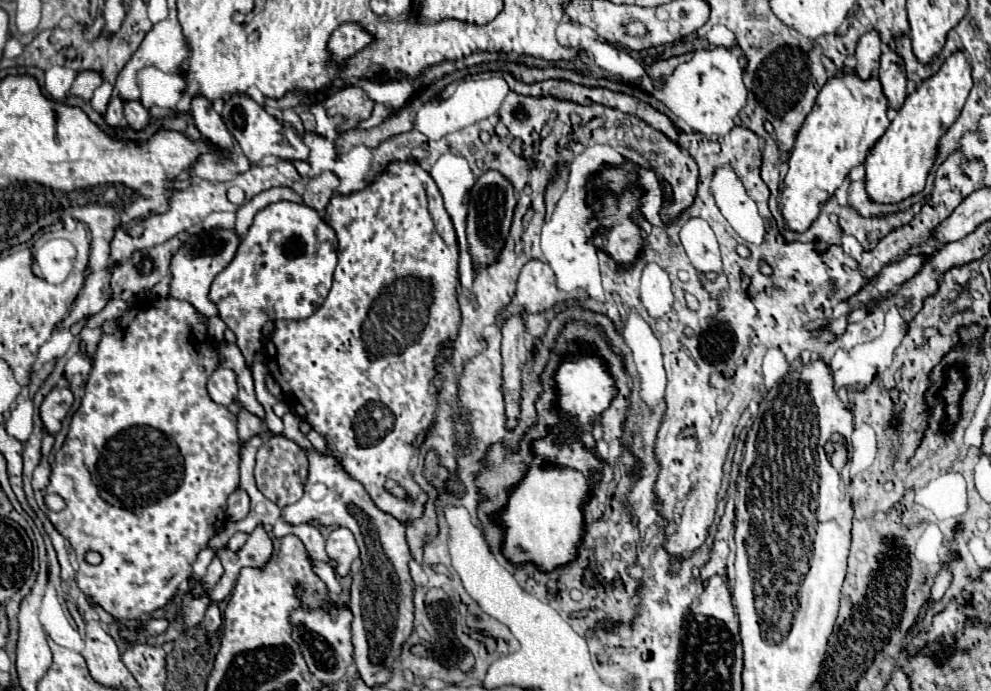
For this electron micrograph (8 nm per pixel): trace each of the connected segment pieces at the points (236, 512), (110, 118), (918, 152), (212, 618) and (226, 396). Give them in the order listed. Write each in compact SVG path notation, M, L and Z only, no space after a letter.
M237 488L231 496L229 496L229 508L227 508L227 518L231 522L239 522L247 516L249 512L249 496L243 488Z
M111 98L107 112L105 112L105 122L109 126L123 126L125 118L123 118L123 100L121 98Z
M957 50L943 62L937 74L923 80L917 90L905 98L905 104L899 108L895 120L867 152L865 184L871 200L895 204L923 190L925 178L937 156L937 142L941 134L957 120L971 88L971 64L965 52Z
M213 602L213 604L209 604L207 614L205 614L205 628L207 628L207 630L217 630L219 626L221 626L221 610L219 610L219 606Z
M217 368L207 384L209 396L217 402L217 404L231 404L237 400L237 382L235 382L235 374L231 370L225 368Z

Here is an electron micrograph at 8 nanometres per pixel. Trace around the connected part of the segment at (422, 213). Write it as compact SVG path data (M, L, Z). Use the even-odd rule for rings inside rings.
M415 160L391 162L367 188L331 198L325 210L325 222L337 234L339 264L329 296L307 320L277 320L265 346L267 366L285 392L283 400L293 406L315 432L325 436L329 452L363 484L375 506L403 524L421 516L427 498L411 480L409 460L415 454L413 440L429 428L437 406L435 394L429 394L429 382L435 374L433 358L441 342L457 334L461 320L455 298L459 276L457 240L449 246L437 234L423 184L427 180L435 184ZM387 480L395 480L413 502L387 492Z

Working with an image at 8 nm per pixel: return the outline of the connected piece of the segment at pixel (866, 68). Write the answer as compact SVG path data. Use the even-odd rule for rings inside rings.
M875 30L861 36L857 50L855 50L855 56L857 56L855 70L863 80L867 80L871 74L877 72L879 58L881 58L881 38Z

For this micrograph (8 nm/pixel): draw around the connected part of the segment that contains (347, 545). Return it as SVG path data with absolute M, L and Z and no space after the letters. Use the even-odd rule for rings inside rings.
M339 527L329 534L325 550L327 556L337 562L335 572L339 576L347 576L351 562L359 556L359 548L352 532L344 527Z

